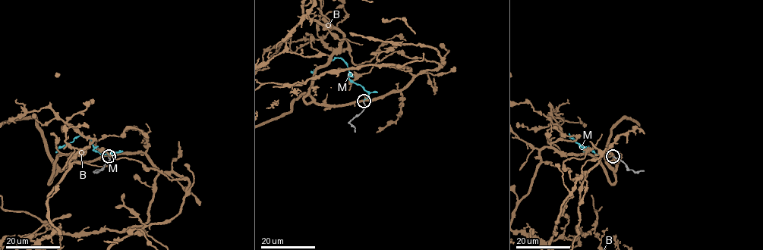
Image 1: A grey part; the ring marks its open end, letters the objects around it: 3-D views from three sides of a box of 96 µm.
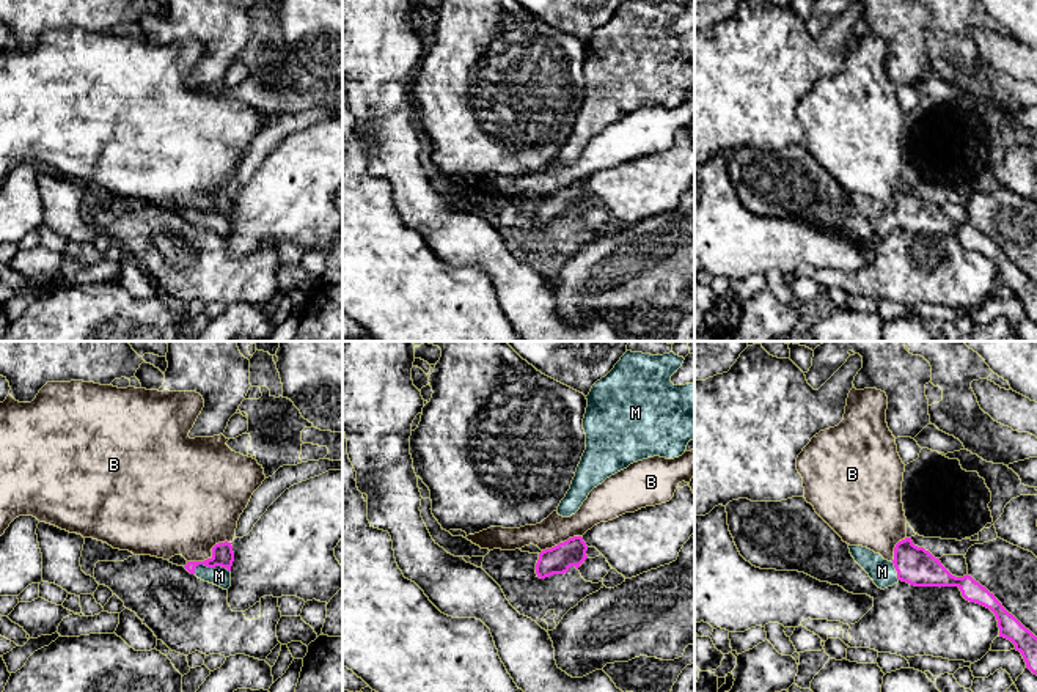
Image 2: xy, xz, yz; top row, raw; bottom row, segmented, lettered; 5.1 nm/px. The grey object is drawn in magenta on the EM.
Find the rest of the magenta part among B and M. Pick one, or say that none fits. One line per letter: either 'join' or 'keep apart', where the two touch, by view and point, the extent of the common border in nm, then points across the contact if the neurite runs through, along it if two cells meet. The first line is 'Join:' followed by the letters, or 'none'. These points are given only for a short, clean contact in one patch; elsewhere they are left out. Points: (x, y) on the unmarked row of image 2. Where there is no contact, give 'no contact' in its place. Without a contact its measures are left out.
Join: M
B: keep apart; contact xy (212, 203); length 240 nm; border xy (230, 189), (216, 192), (211, 203), (203, 208), (187, 209)
M: join; contact xy (212, 214); length 190 nm; way xy (222, 202), (212, 214), (219, 224)

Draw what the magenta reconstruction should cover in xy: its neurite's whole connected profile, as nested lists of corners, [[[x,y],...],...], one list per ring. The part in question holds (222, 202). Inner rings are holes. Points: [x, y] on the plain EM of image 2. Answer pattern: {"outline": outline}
{"outline": [[[218,190],[212,195],[212,204],[204,209],[187,209],[184,214],[198,226],[214,231],[223,237],[231,234],[231,214],[234,200],[231,190]]]}

